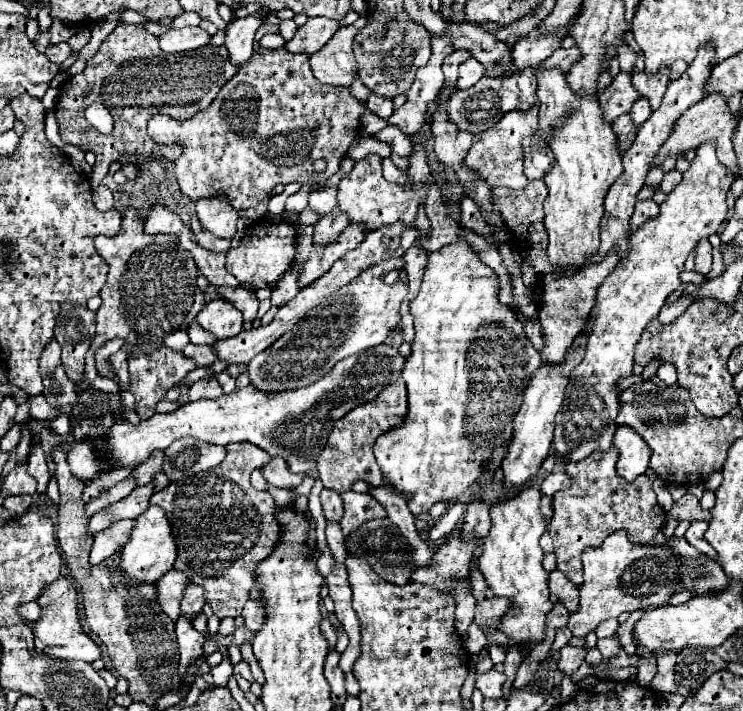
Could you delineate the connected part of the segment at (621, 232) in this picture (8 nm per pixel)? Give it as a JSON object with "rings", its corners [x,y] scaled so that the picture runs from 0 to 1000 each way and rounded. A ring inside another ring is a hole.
{"rings":[[[945,63],[939,69],[939,77],[937,83],[926,91],[926,97],[918,103],[918,108],[907,111],[899,117],[899,125],[894,131],[894,139],[891,139],[891,148],[886,150],[886,156],[880,156],[875,162],[875,167],[861,179],[853,201],[837,215],[837,232],[840,232],[840,243],[832,249],[832,255],[821,263],[818,274],[816,274],[816,297],[813,297],[813,305],[810,305],[810,342],[808,342],[808,350],[802,356],[802,361],[797,361],[794,367],[789,370],[802,370],[810,364],[810,359],[816,359],[826,345],[843,356],[845,353],[845,314],[848,314],[848,305],[853,300],[853,286],[856,286],[856,271],[867,263],[867,252],[869,252],[869,243],[875,238],[875,226],[880,224],[880,218],[886,215],[888,204],[896,198],[896,193],[902,190],[904,184],[904,176],[910,173],[910,167],[915,165],[915,159],[921,159],[926,153],[926,148],[934,148],[939,145],[945,136],[948,136],[948,128],[945,128],[945,120],[948,114],[956,108],[956,100],[958,100],[958,86],[961,80],[961,69],[958,63]]]}

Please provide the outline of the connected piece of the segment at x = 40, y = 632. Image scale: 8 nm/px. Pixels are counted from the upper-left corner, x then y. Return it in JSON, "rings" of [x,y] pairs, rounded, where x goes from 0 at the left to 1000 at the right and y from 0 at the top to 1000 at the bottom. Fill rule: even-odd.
{"rings":[[[78,812],[67,826],[62,826],[54,837],[54,851],[57,851],[57,868],[51,871],[46,882],[46,904],[48,904],[48,918],[62,921],[70,927],[83,927],[83,930],[116,930],[124,932],[135,927],[135,913],[132,907],[110,887],[108,873],[105,873],[105,837],[102,826],[92,812]]]}

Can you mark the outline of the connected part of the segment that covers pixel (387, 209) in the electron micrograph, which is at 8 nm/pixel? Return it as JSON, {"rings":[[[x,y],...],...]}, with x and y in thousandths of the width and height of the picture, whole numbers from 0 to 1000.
{"rings":[[[568,204],[557,207],[557,218],[552,224],[552,235],[546,238],[546,249],[555,255],[555,260],[533,260],[522,257],[514,249],[511,238],[511,221],[498,218],[485,226],[479,226],[476,238],[460,249],[455,260],[455,291],[468,302],[471,314],[490,316],[490,322],[501,325],[509,322],[511,316],[528,316],[528,314],[544,314],[552,316],[557,314],[563,294],[571,291],[573,277],[579,263],[573,260],[573,252],[579,249],[579,235],[573,229],[573,215]]]}

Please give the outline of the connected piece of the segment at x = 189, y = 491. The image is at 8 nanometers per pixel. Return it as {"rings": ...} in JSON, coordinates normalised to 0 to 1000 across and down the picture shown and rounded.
{"rings":[[[312,623],[312,626],[304,626],[304,643],[296,654],[275,665],[258,668],[250,677],[229,679],[226,685],[221,685],[218,691],[202,699],[202,710],[213,710],[215,716],[221,716],[231,738],[231,750],[240,772],[234,800],[245,803],[256,817],[277,828],[277,845],[285,851],[288,865],[293,871],[320,868],[326,862],[334,834],[345,823],[345,809],[342,809],[345,797],[371,772],[380,755],[380,738],[377,733],[371,733],[374,716],[369,710],[366,696],[358,691],[345,691],[336,682],[336,665],[345,657],[358,654],[361,648],[363,648],[363,640],[355,637],[350,629],[339,623]]]}

